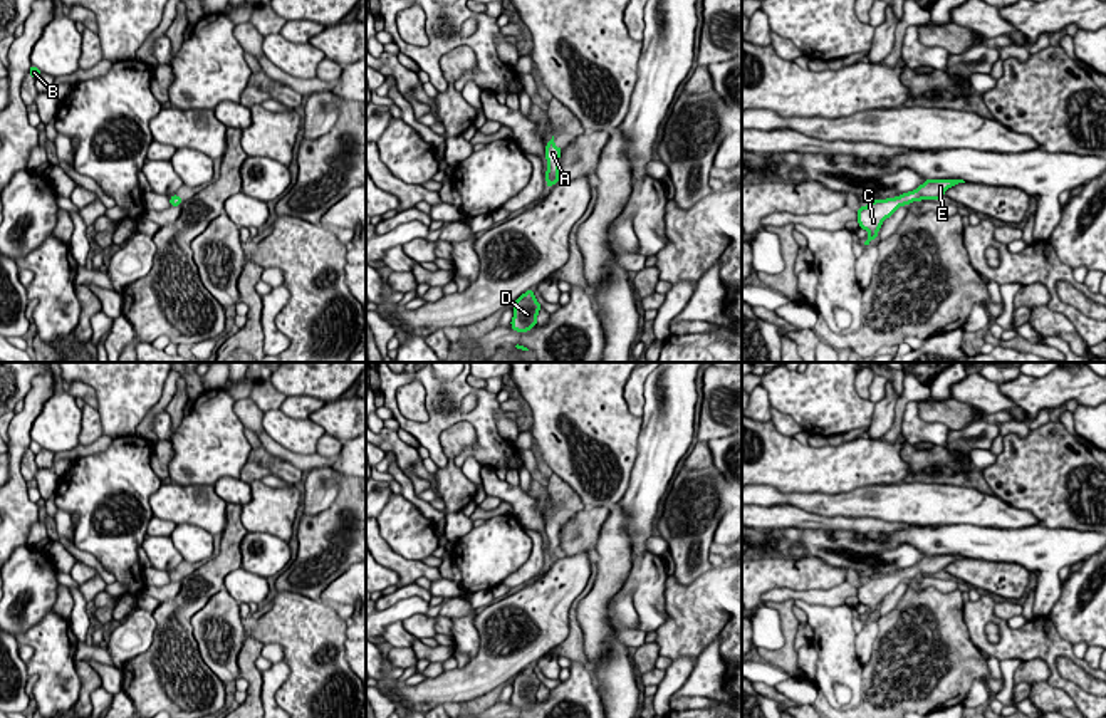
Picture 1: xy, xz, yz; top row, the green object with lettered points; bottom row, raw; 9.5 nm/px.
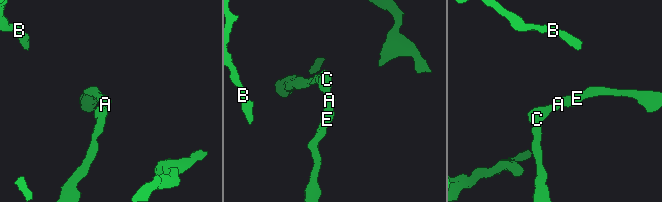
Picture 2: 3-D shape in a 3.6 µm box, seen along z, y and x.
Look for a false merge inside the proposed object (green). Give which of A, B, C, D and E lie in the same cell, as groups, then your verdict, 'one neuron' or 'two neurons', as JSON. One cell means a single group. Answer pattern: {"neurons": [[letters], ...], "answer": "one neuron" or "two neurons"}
{"neurons": [["A", "B", "C", "D", "E"]], "answer": "one neuron"}

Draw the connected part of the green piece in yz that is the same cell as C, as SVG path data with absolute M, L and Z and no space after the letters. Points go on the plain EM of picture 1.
M926 555L916 565L903 569L896 574L874 575L868 582L858 584L859 604L869 611L864 621L878 612L878 607L886 594L889 594L901 580L906 582L921 575L942 575L943 569L953 560L965 559L963 555Z

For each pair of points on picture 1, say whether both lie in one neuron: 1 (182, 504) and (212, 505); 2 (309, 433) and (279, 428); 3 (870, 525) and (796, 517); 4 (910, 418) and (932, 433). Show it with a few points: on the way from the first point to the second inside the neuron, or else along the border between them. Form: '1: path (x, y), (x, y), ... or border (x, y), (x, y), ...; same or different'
1: path (188, 504), (205, 505); same
2: path (302, 433), (286, 431); same
3: path (851, 524), (814, 520); same
4: path (915, 423), (927, 431); same

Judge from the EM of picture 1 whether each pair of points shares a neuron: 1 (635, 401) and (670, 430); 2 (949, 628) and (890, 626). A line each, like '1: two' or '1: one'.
1: two
2: one

